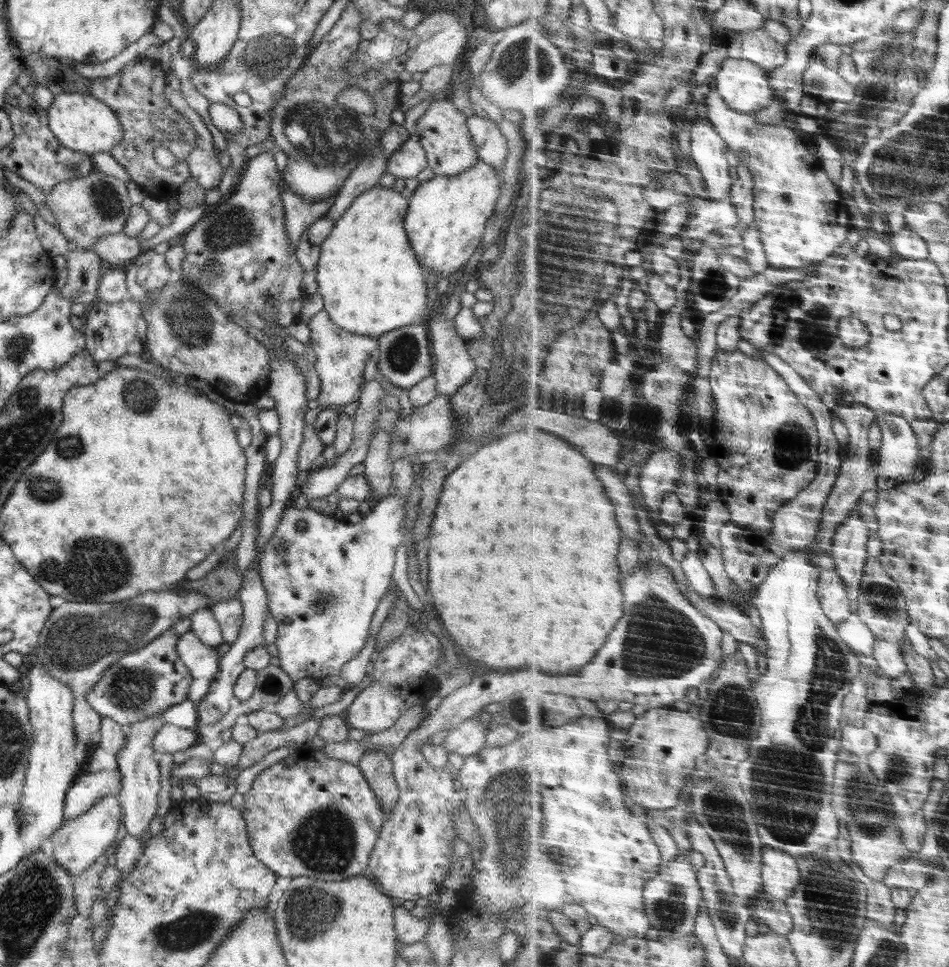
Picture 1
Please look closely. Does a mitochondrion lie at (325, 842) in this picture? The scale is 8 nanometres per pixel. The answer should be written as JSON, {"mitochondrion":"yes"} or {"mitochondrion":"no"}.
{"mitochondrion":"yes"}

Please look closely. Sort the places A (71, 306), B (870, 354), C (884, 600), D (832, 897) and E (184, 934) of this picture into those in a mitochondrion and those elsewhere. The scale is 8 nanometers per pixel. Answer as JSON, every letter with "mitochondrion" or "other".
{"A":"other","B":"other","C":"mitochondrion","D":"mitochondrion","E":"mitochondrion"}

